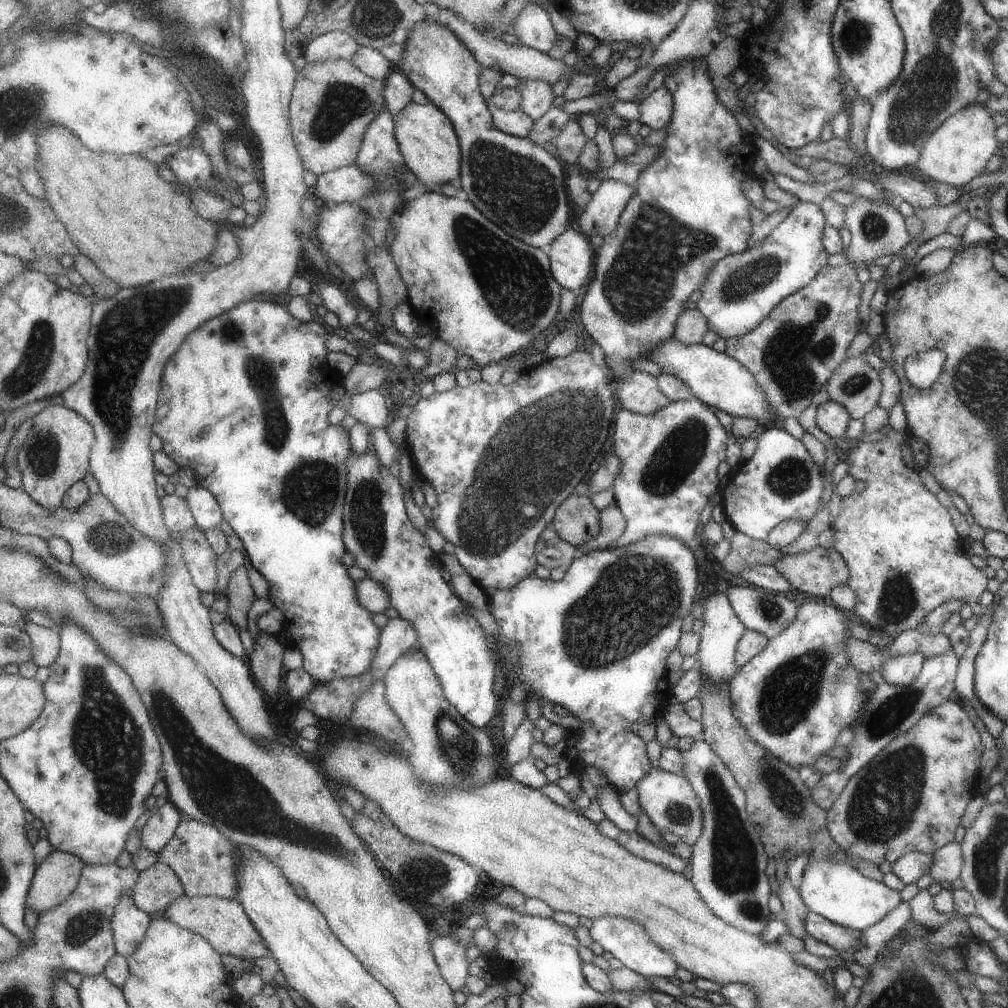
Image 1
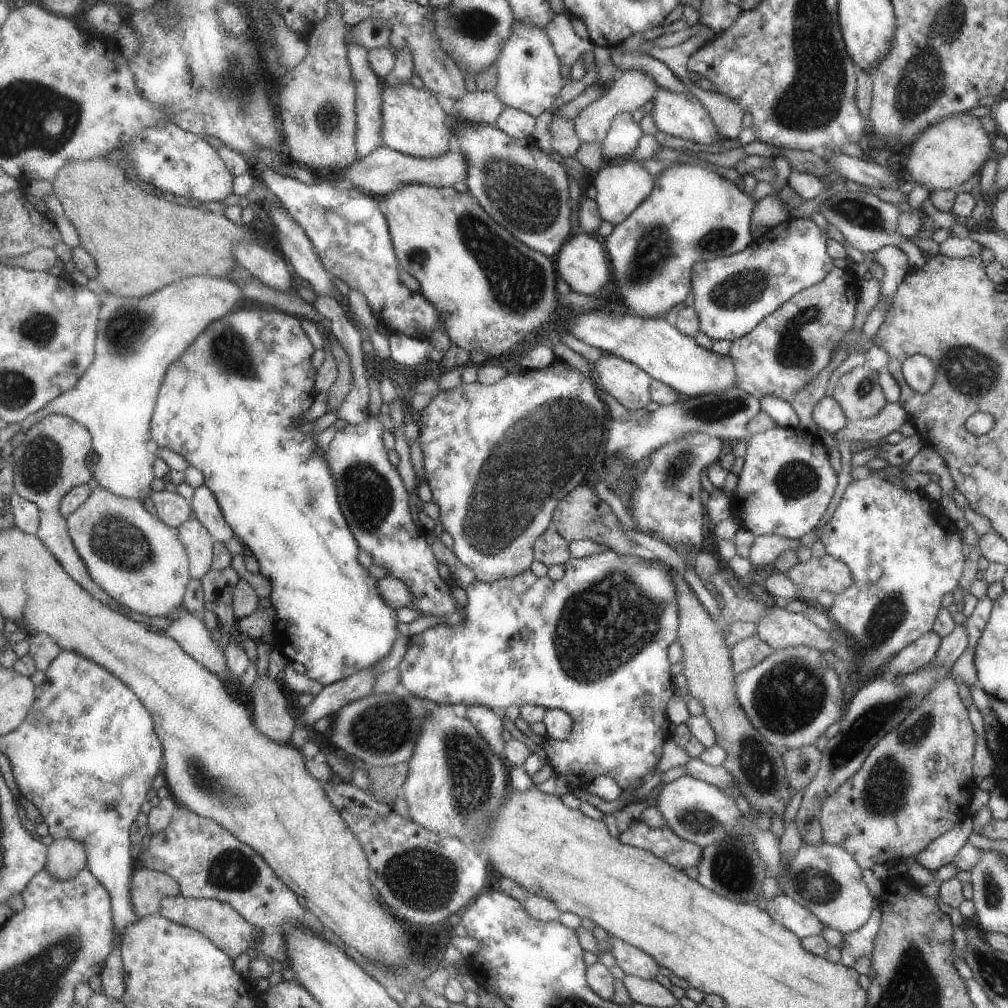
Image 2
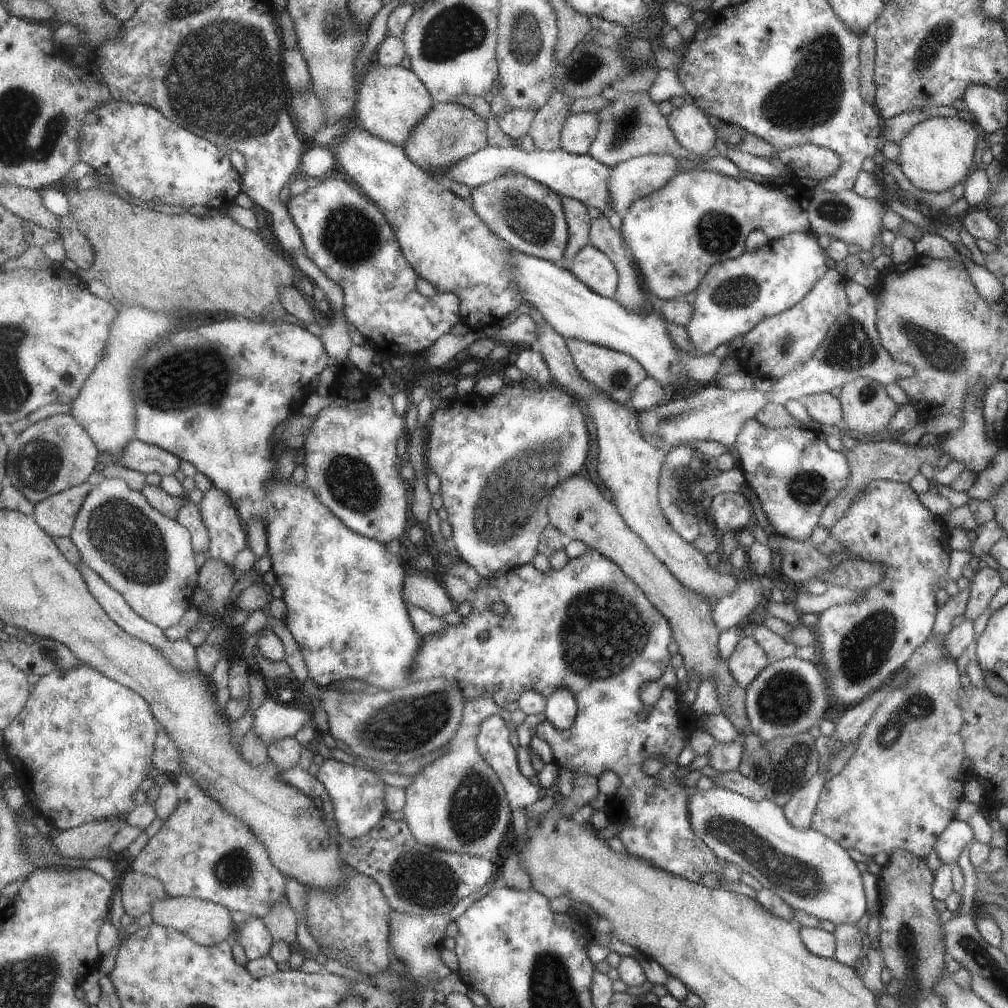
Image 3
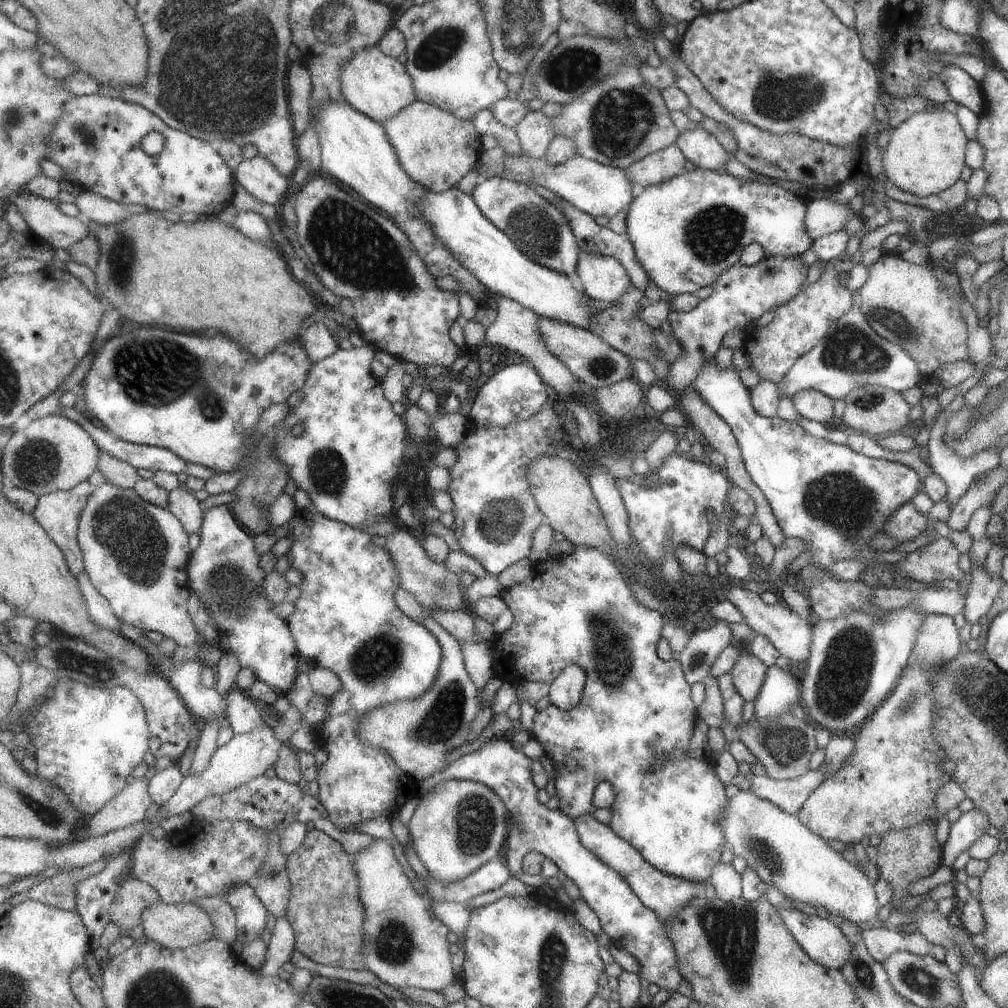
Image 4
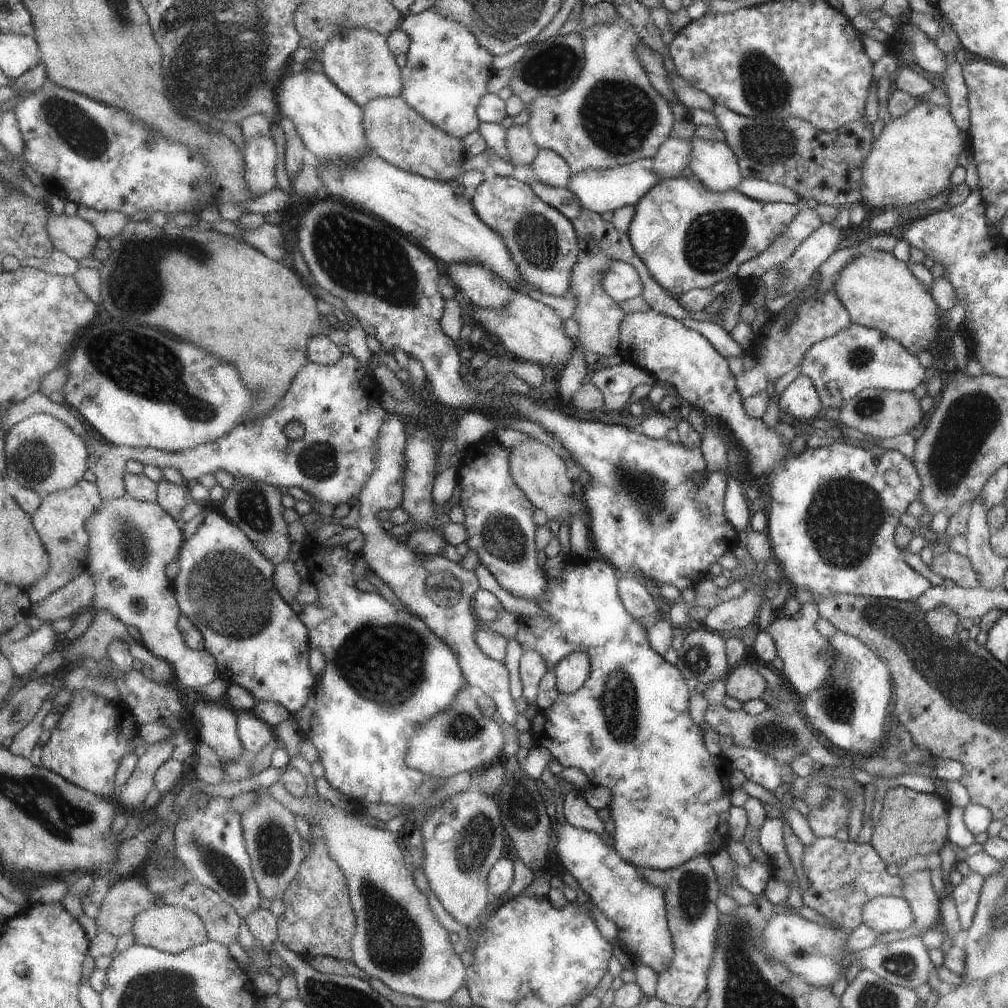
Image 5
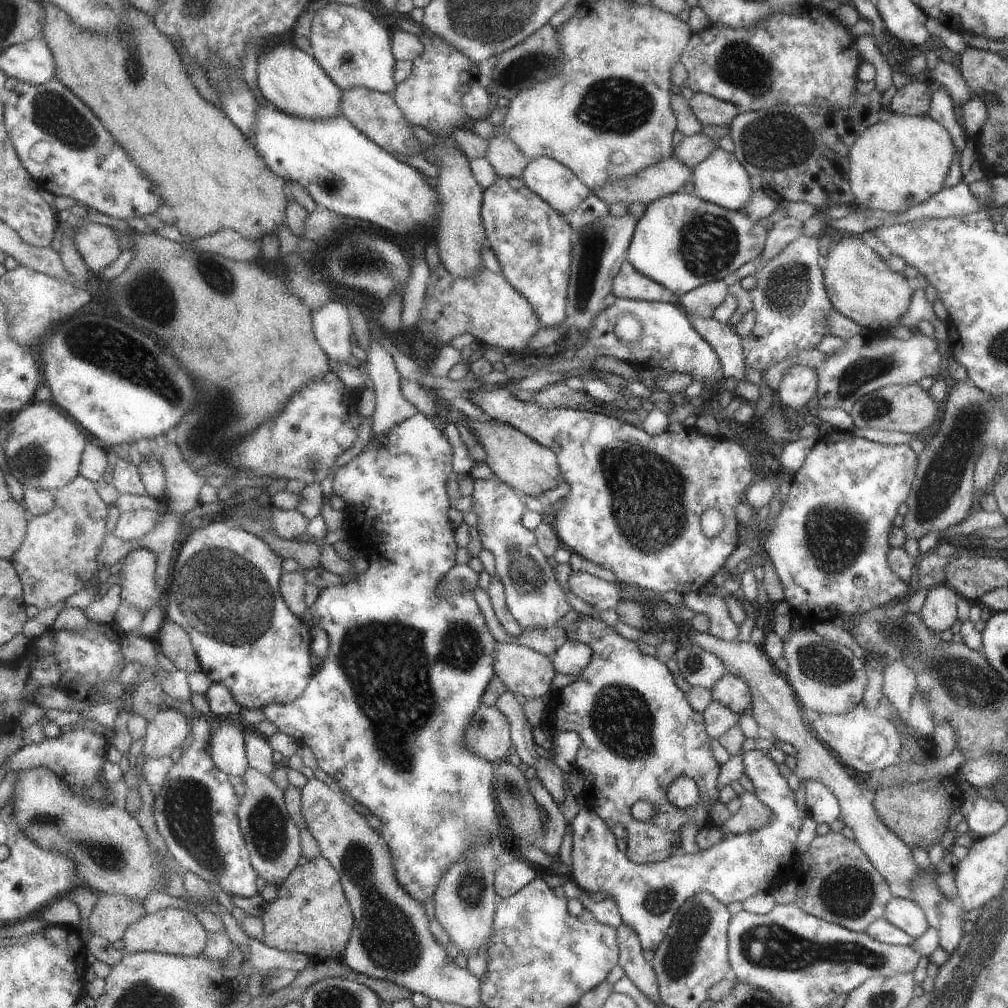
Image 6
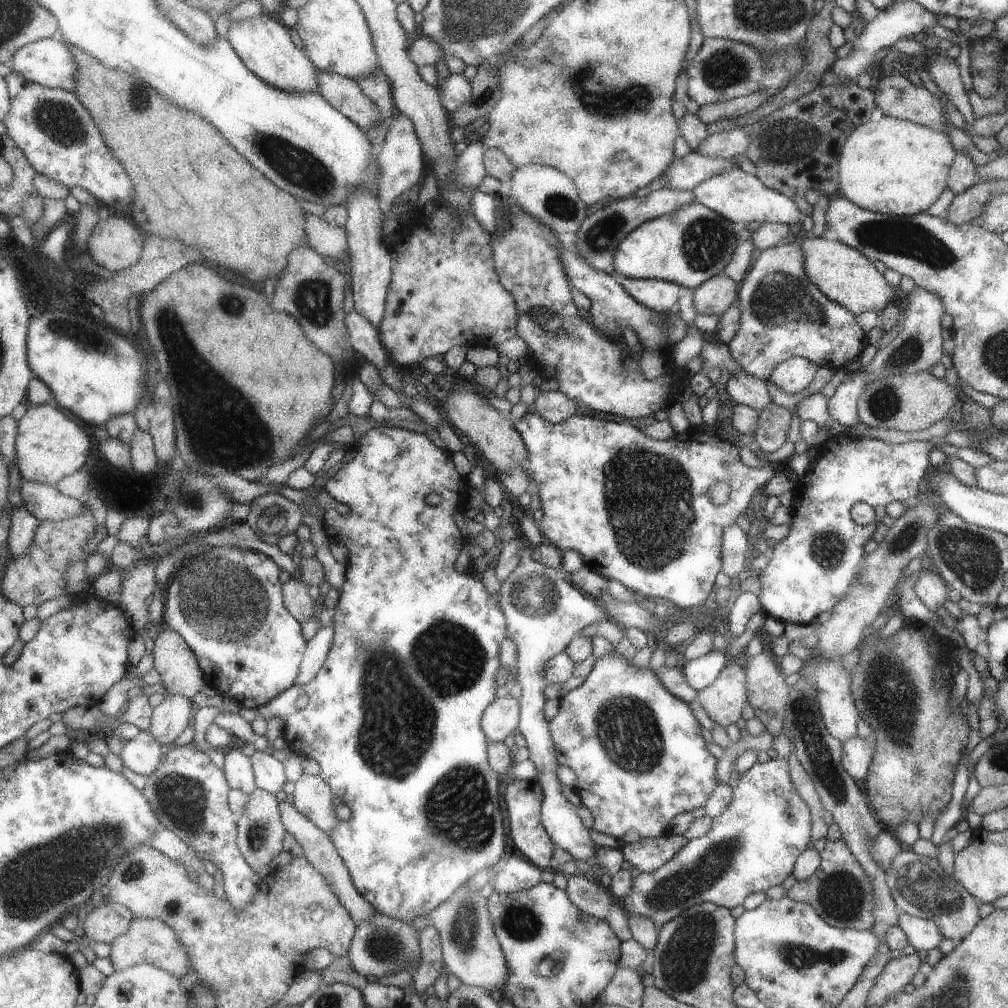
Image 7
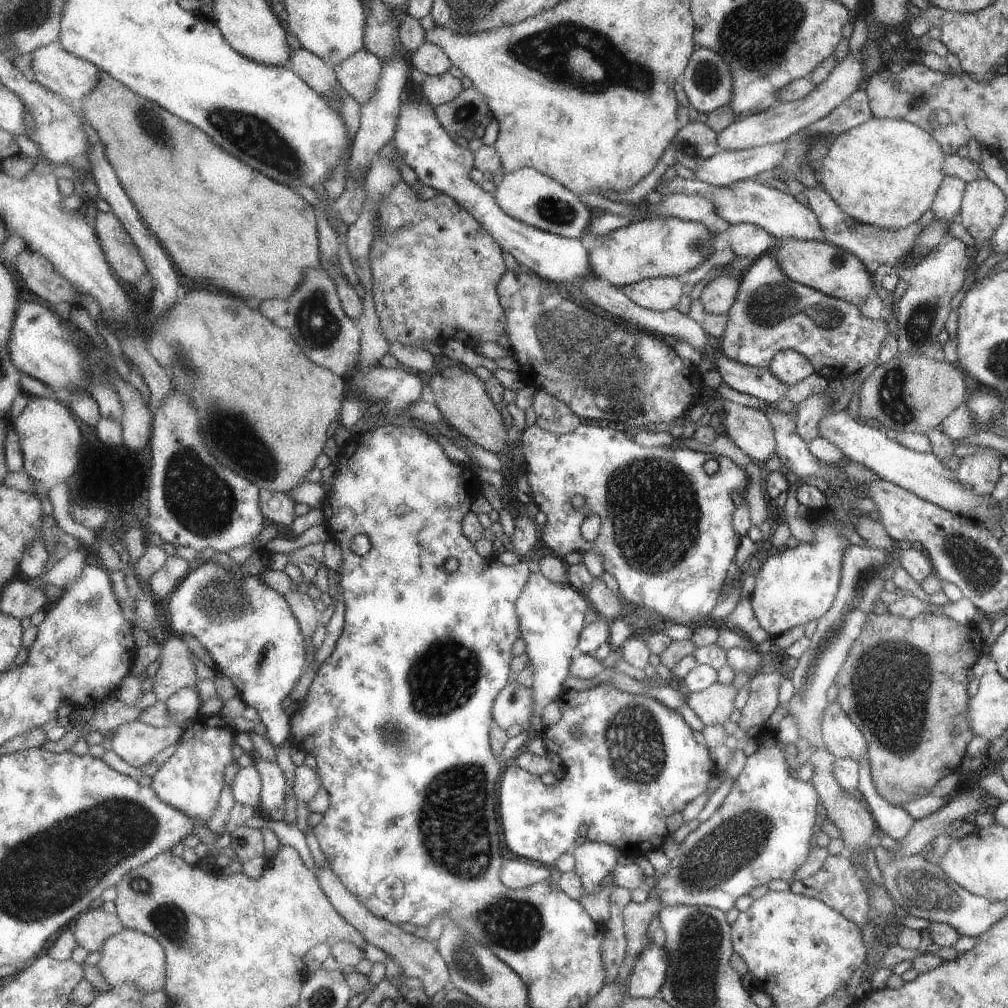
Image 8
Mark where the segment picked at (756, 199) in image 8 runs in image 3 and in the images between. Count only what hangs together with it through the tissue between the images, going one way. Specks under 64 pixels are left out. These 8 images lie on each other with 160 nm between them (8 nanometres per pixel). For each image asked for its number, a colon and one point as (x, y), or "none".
3: (694, 133)
4: (698, 146)
5: (712, 163)
6: (719, 178)
7: (737, 196)

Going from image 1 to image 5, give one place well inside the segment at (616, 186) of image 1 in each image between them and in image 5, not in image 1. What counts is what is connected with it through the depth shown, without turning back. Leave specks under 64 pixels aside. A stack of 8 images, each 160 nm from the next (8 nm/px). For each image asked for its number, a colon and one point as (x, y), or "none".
2: (620, 186)
3: (637, 177)
4: (655, 168)
5: (673, 156)

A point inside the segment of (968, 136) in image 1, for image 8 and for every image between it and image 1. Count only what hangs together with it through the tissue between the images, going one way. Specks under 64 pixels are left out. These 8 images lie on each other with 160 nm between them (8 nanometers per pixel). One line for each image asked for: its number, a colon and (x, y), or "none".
2: (950, 151)
3: (936, 153)
4: (924, 155)
5: (911, 159)
6: (896, 163)
7: (891, 166)
8: (885, 173)

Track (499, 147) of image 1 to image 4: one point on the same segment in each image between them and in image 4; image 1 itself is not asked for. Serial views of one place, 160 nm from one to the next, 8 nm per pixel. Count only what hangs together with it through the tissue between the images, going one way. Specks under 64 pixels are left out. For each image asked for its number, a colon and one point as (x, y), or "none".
2: (524, 189)
3: (530, 217)
4: (541, 230)

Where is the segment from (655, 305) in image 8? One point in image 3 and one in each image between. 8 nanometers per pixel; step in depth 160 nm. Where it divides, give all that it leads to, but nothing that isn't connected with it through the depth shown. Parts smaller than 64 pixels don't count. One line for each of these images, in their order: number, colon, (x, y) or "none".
3: (593, 267)
4: (602, 277)
5: (620, 280)
6: (629, 283)
7: (660, 296)

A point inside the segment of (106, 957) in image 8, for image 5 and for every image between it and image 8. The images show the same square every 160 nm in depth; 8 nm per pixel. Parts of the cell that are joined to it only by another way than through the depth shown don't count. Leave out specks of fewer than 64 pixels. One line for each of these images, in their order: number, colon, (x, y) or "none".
5: (171, 928)
6: (175, 931)
7: (152, 941)

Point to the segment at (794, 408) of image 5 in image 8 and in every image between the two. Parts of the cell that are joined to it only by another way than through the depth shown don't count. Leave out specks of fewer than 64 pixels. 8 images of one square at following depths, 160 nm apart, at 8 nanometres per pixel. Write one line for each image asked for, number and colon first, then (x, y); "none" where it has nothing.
6: (797, 388)
7: (794, 374)
8: (788, 367)

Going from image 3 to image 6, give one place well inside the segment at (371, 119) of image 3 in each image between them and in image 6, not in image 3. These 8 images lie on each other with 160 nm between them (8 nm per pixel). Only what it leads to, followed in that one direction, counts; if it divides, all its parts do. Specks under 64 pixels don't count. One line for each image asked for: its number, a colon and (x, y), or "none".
4: (377, 85)
5: (360, 62)
6: (355, 48)

